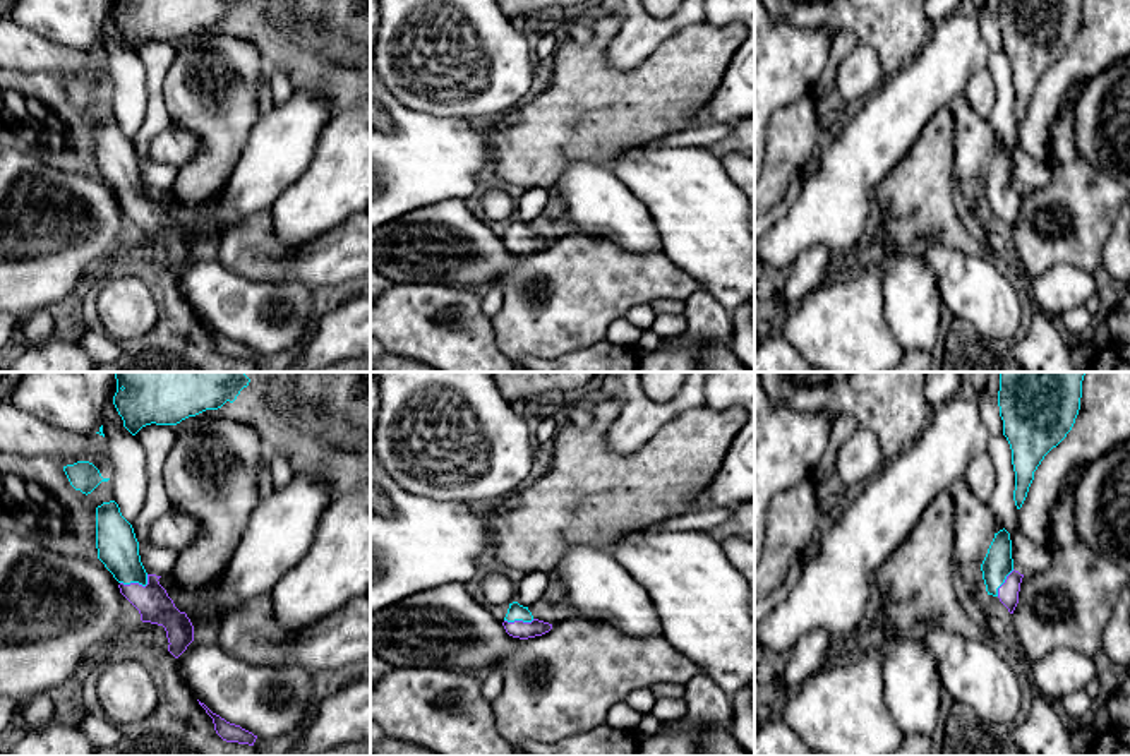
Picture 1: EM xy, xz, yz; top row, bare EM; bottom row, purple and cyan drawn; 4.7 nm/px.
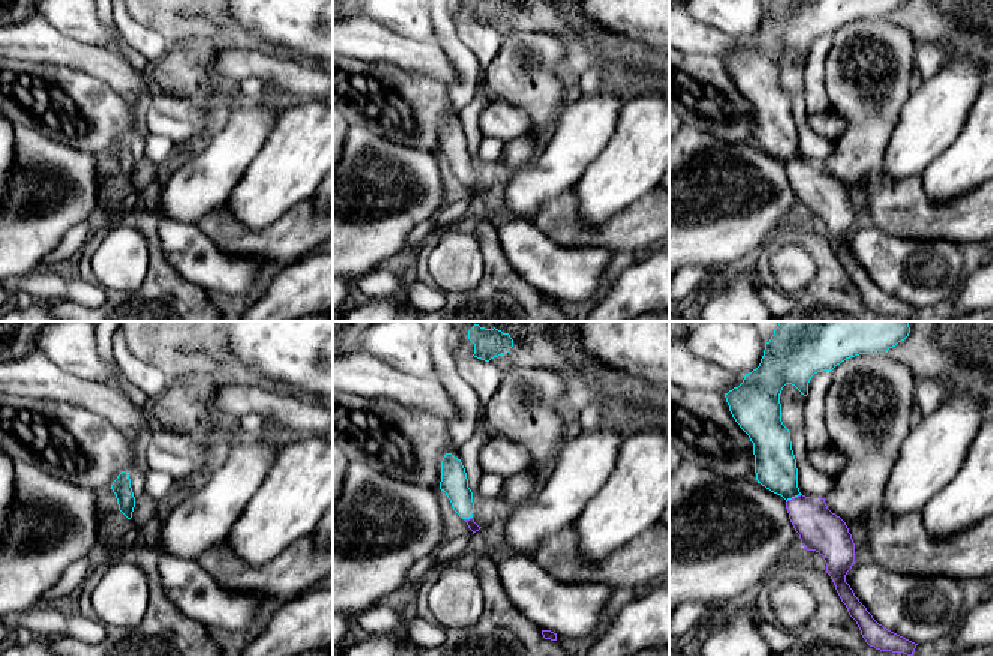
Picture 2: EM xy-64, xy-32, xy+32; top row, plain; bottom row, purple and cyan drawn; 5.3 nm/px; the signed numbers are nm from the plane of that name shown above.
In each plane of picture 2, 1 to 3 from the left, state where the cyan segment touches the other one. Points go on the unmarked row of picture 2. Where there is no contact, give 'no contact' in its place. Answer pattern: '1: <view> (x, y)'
1: no contact
2: xy-32 (467, 183)
3: xy+32 (795, 161)

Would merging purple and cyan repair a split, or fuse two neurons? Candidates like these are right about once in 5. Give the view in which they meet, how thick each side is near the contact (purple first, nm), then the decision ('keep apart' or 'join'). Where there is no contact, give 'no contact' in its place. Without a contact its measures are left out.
xy | 160/190 nm | join

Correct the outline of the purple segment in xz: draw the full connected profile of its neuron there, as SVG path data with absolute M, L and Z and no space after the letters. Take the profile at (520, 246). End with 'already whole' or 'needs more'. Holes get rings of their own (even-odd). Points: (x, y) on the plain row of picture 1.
M518 218L509 219L502 242L509 252L520 255L542 252L552 245L552 240L535 235L528 223Z; needs more

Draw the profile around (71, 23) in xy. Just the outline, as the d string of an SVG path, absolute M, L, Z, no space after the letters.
M17 0L10 21L72 50L99 48L99 12L89 0Z

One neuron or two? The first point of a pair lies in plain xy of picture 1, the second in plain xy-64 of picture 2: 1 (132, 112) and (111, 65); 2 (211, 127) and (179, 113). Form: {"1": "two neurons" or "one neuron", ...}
{"1": "two neurons", "2": "two neurons"}

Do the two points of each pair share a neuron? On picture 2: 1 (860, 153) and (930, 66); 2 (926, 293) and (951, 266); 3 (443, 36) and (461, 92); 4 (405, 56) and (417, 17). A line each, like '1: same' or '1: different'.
1: different
2: same
3: same
4: different

